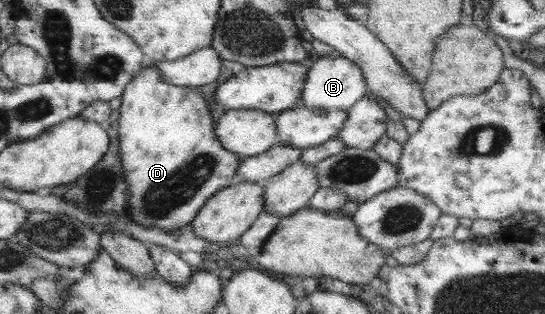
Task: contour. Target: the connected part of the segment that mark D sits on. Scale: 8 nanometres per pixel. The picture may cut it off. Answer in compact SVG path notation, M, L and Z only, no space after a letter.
M158 66L144 68L128 85L119 108L120 155L126 181L130 184L128 217L149 228L175 232L192 223L205 203L218 191L236 182L236 172L243 160L229 152L215 132L209 102L197 87L175 86L164 81Z

